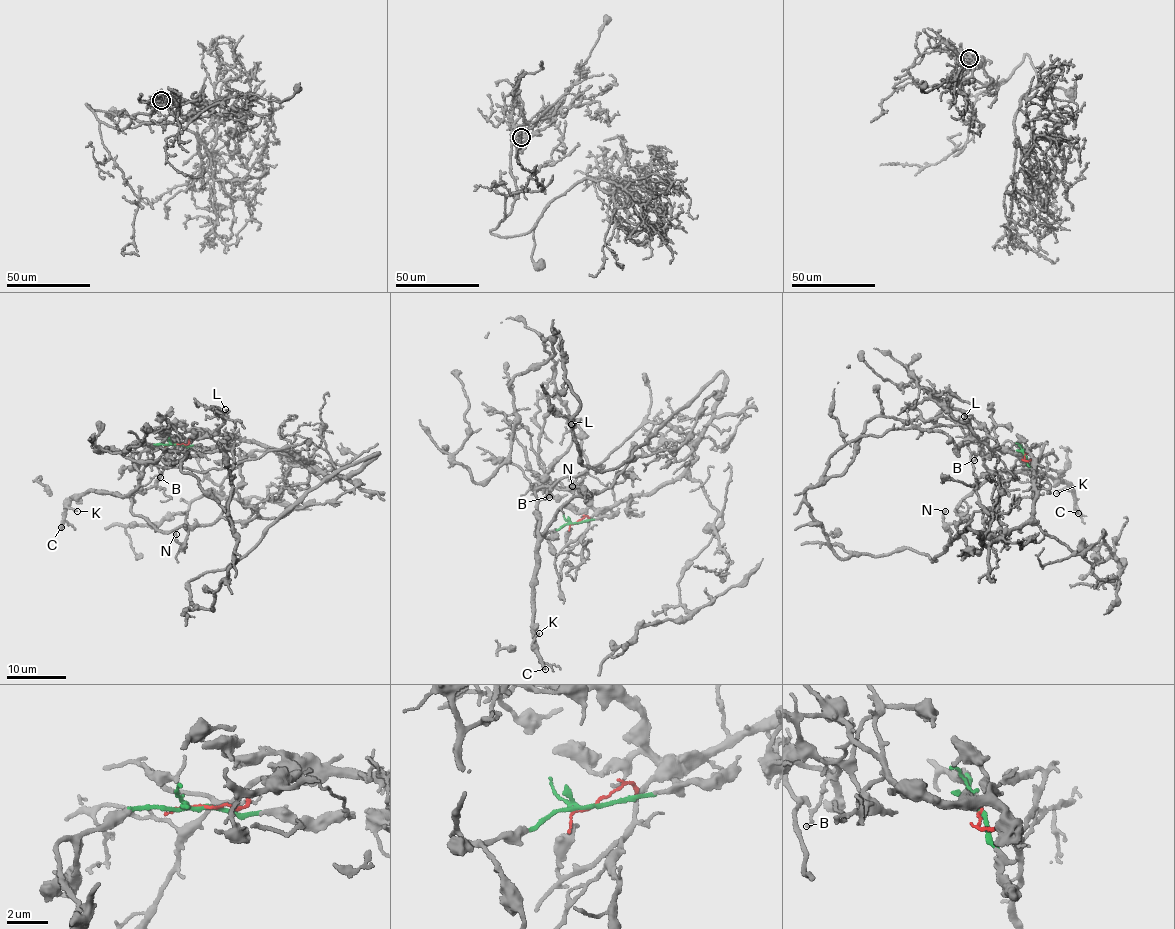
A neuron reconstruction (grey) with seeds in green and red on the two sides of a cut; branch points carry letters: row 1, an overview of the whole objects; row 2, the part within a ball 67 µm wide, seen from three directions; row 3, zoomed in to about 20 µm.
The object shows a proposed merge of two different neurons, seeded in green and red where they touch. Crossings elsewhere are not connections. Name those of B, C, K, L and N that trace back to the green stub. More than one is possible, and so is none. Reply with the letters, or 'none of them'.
B, C, K, N

